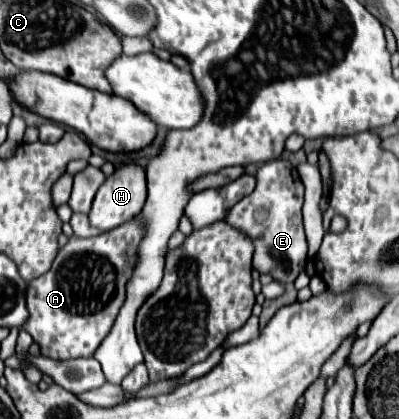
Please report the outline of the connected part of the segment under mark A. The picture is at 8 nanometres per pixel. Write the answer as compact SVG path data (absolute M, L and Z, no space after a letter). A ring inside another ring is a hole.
M142 217L102 233L98 237L70 237L52 263L52 269L26 289L28 321L22 327L40 347L40 355L50 359L92 357L108 335L126 297L126 283L136 265L136 251L142 241Z

